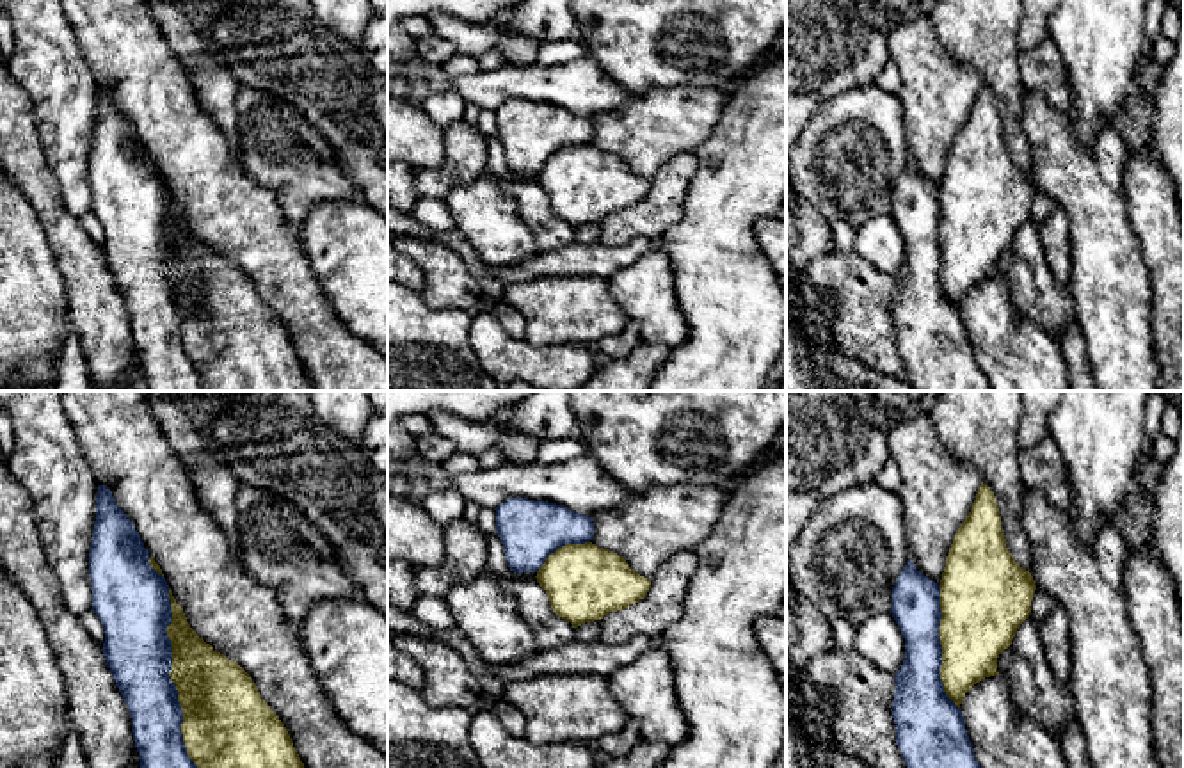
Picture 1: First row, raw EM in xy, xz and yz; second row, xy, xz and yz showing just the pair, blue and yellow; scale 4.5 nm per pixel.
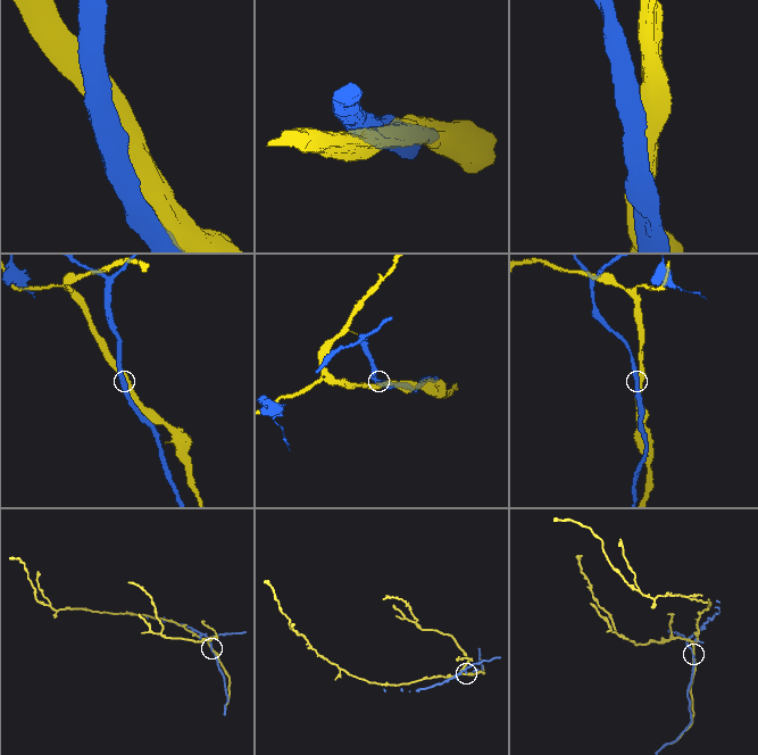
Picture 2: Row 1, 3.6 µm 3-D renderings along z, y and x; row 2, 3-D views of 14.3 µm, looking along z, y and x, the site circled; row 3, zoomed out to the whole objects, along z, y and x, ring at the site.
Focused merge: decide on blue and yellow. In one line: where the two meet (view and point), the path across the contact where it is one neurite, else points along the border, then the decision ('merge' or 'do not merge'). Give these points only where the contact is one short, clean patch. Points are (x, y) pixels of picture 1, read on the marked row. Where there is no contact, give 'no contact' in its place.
contact xy (169, 678); do not merge

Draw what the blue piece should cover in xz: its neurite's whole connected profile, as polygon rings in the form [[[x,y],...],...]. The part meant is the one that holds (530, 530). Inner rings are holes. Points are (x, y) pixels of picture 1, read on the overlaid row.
[[[508,498],[494,510],[505,560],[517,574],[539,571],[558,548],[585,544],[594,537],[592,517],[564,505]]]

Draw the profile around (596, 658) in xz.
[[[636,636],[620,645],[603,642],[583,644],[576,638],[558,649],[540,649],[530,658],[510,663],[492,665],[494,674],[503,681],[533,679],[537,676],[604,676],[633,663],[640,654],[654,649],[652,636]]]

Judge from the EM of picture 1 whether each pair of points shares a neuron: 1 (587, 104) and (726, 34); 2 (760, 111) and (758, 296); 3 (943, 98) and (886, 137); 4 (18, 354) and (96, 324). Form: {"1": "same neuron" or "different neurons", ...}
{"1": "different neurons", "2": "same neuron", "3": "different neurons", "4": "different neurons"}

